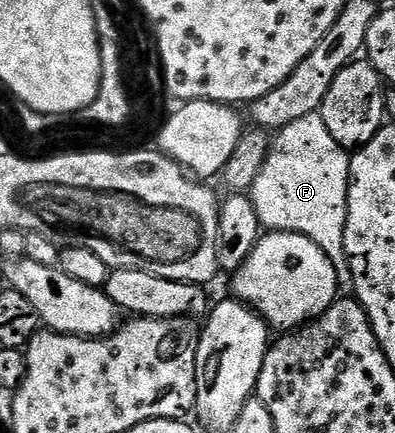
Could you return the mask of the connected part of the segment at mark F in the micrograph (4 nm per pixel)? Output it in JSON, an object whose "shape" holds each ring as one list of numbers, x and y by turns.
{"shape":[[316,113,304,116,301,120,292,120,292,124,277,131,270,155,264,160,264,168,260,168,260,176,256,176,248,191,256,208,256,216,267,231,283,230,308,236,308,240,316,243,329,256,336,268,338,295,341,298,353,297,355,292,355,280,352,279,352,268,348,264,348,252,344,252,349,187,350,154,343,150,340,144,336,144,336,140,332,140,332,132,324,128,321,113]]}

